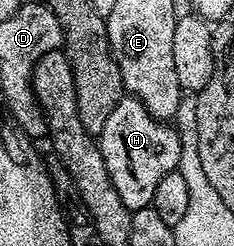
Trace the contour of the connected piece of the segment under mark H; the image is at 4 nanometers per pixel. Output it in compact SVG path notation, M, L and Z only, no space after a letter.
M124 95L117 107L113 107L97 140L105 159L105 171L109 171L109 179L113 179L117 195L121 195L121 203L125 203L125 207L132 211L148 208L157 191L157 183L161 183L165 175L178 170L181 159L178 129L174 124L158 121L156 117L149 115L144 105L130 95Z

